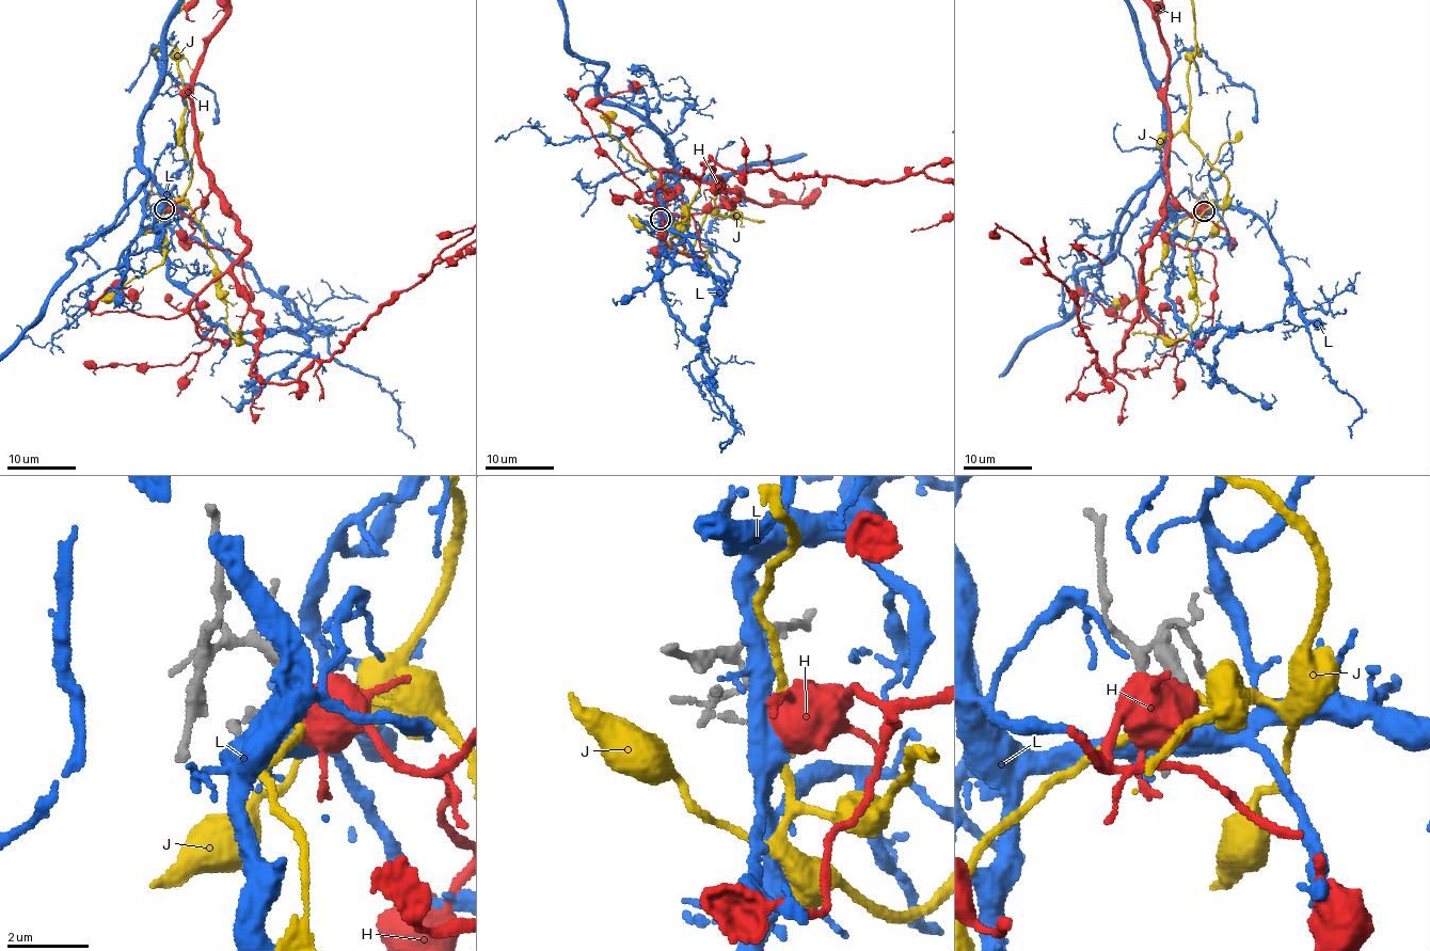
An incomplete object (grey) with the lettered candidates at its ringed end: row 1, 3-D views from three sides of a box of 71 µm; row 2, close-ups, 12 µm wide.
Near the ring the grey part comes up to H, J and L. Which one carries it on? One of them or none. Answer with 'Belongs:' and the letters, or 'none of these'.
Belongs: L

